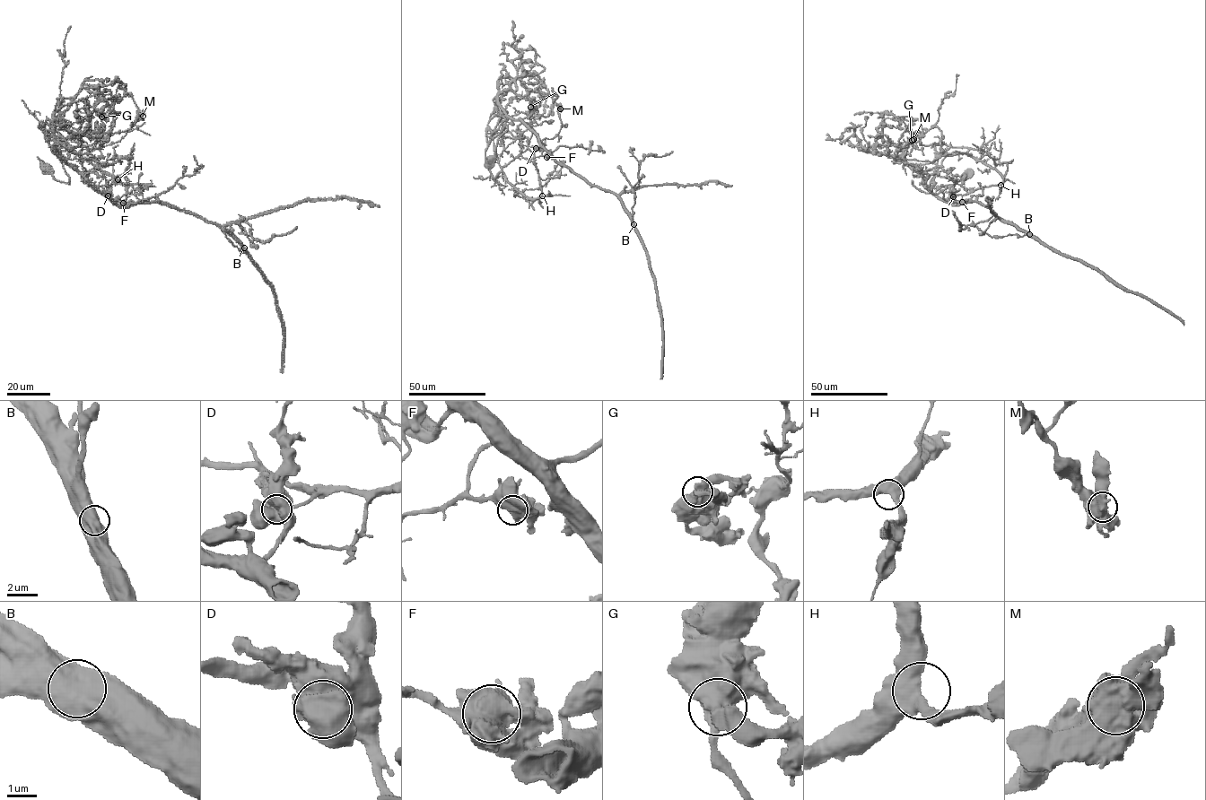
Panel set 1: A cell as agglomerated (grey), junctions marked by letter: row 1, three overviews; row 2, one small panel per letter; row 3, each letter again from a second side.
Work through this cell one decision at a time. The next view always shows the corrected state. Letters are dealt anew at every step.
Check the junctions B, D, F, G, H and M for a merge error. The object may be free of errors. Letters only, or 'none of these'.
D

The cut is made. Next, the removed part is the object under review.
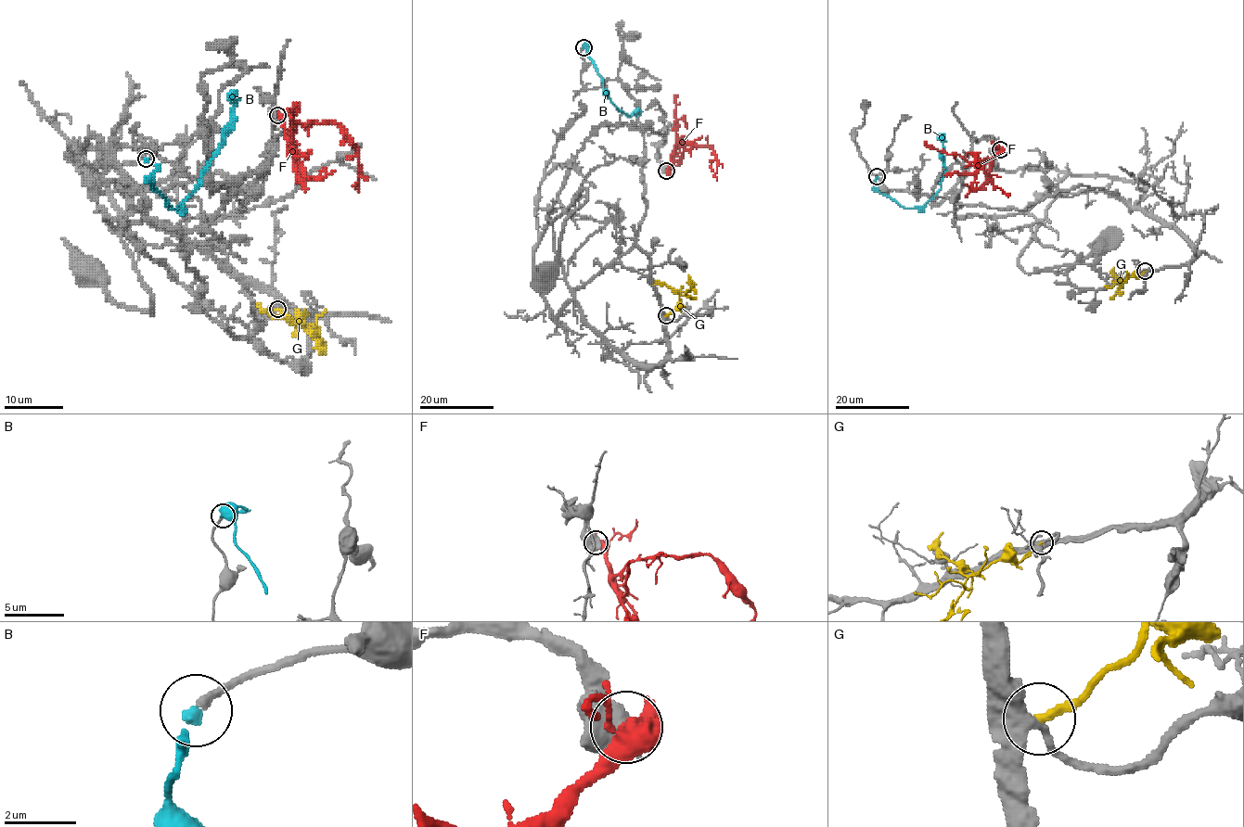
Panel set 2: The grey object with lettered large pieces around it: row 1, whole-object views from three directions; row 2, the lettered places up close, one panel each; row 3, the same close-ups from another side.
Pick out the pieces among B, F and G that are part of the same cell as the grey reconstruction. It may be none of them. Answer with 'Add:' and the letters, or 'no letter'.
Add: B

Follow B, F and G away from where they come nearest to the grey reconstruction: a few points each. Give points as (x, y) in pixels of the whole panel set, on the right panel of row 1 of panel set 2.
B: (876, 177), (873, 185), (902, 207), (923, 207), (940, 188), (946, 171), (939, 133)
F: (1000, 149), (992, 159), (981, 160), (971, 154), (975, 153), (976, 162), (994, 186), (1009, 196)
G: (1145, 271), (1139, 276), (1121, 281), (1113, 274), (1114, 268)

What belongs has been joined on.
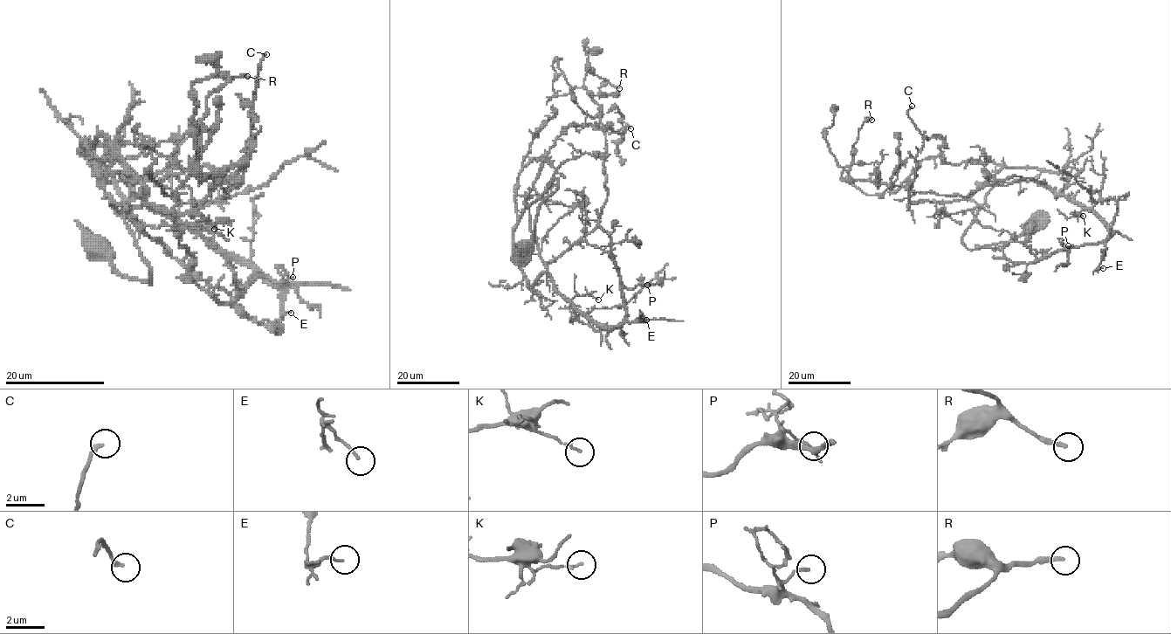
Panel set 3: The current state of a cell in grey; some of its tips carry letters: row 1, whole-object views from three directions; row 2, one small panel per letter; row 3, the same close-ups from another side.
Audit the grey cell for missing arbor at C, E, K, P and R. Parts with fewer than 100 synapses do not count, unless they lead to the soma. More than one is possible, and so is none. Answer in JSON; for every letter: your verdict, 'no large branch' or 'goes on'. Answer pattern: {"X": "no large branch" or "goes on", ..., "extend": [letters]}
{"C": "no large branch", "E": "no large branch", "K": "no large branch", "P": "no large branch", "R": "no large branch", "extend": []}

